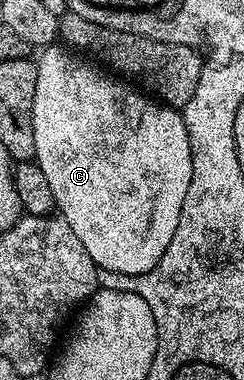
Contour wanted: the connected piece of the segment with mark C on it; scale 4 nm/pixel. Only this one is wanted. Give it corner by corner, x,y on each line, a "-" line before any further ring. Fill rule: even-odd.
52,45
42,48
37,62
37,93
33,97
33,141
35,142
34,162
39,164
41,173
45,173
49,181
49,189
53,189
53,197
58,214
77,233
77,241
85,245
85,253
93,257
100,271
112,271
122,275
144,275
149,273
161,261
165,249
169,249
169,241
173,241
173,233
177,233
177,221
181,221
181,205
185,205
185,193
189,193
189,181
193,177
193,157
189,145
189,133
185,129
182,114
176,108
168,107
154,98
148,97
142,90
118,83
98,71
94,62
80,57
74,50
63,45

